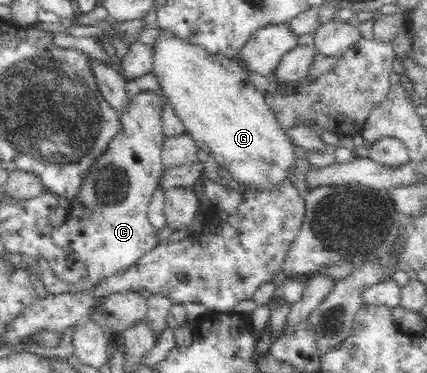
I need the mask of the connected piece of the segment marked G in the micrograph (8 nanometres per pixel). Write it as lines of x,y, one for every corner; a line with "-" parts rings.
159,26
150,50
150,73
156,77
174,115
182,121
184,133
196,142
198,149
227,167
240,184
270,188
288,178
293,143
278,126
265,96
252,84
240,62
218,52
211,54
201,45

